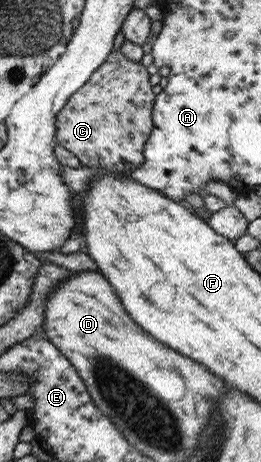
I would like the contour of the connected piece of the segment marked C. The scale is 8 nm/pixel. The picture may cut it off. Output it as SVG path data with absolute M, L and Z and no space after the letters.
M115 48L89 79L72 93L56 115L54 141L70 151L87 168L109 168L111 170L131 170L143 160L143 144L153 127L151 110L156 96L156 89L149 84L149 74L145 66L127 59Z

